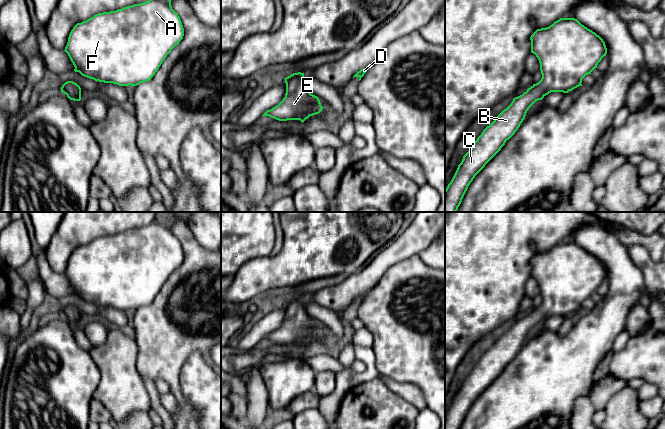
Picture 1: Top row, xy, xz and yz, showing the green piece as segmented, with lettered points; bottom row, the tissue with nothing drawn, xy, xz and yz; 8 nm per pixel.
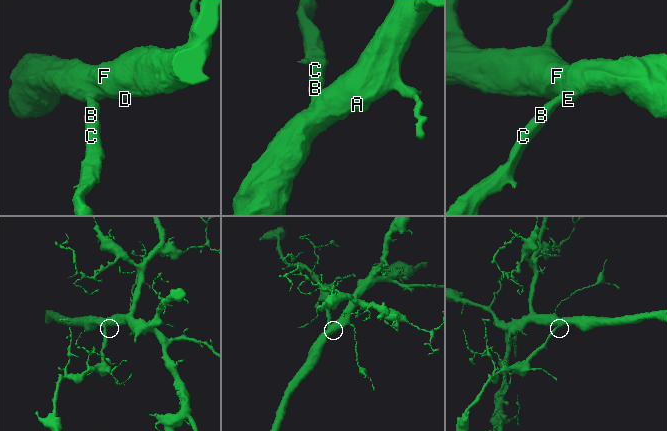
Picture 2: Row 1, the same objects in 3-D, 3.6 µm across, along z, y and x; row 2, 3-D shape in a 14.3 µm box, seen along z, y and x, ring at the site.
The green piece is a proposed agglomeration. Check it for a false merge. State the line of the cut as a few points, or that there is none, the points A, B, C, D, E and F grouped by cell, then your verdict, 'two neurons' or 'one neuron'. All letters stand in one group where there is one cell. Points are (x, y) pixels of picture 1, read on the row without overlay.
cut none; groups A B C D E F; one neuron

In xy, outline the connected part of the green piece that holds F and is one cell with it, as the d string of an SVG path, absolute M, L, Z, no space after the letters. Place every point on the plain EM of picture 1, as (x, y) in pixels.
M154 220L149 225L99 237L77 247L64 275L74 289L74 295L84 301L119 310L137 310L151 304L183 260L182 246L172 233L170 222Z

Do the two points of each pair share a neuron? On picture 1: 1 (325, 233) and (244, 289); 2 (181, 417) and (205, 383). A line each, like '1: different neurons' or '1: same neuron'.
1: same neuron
2: different neurons

